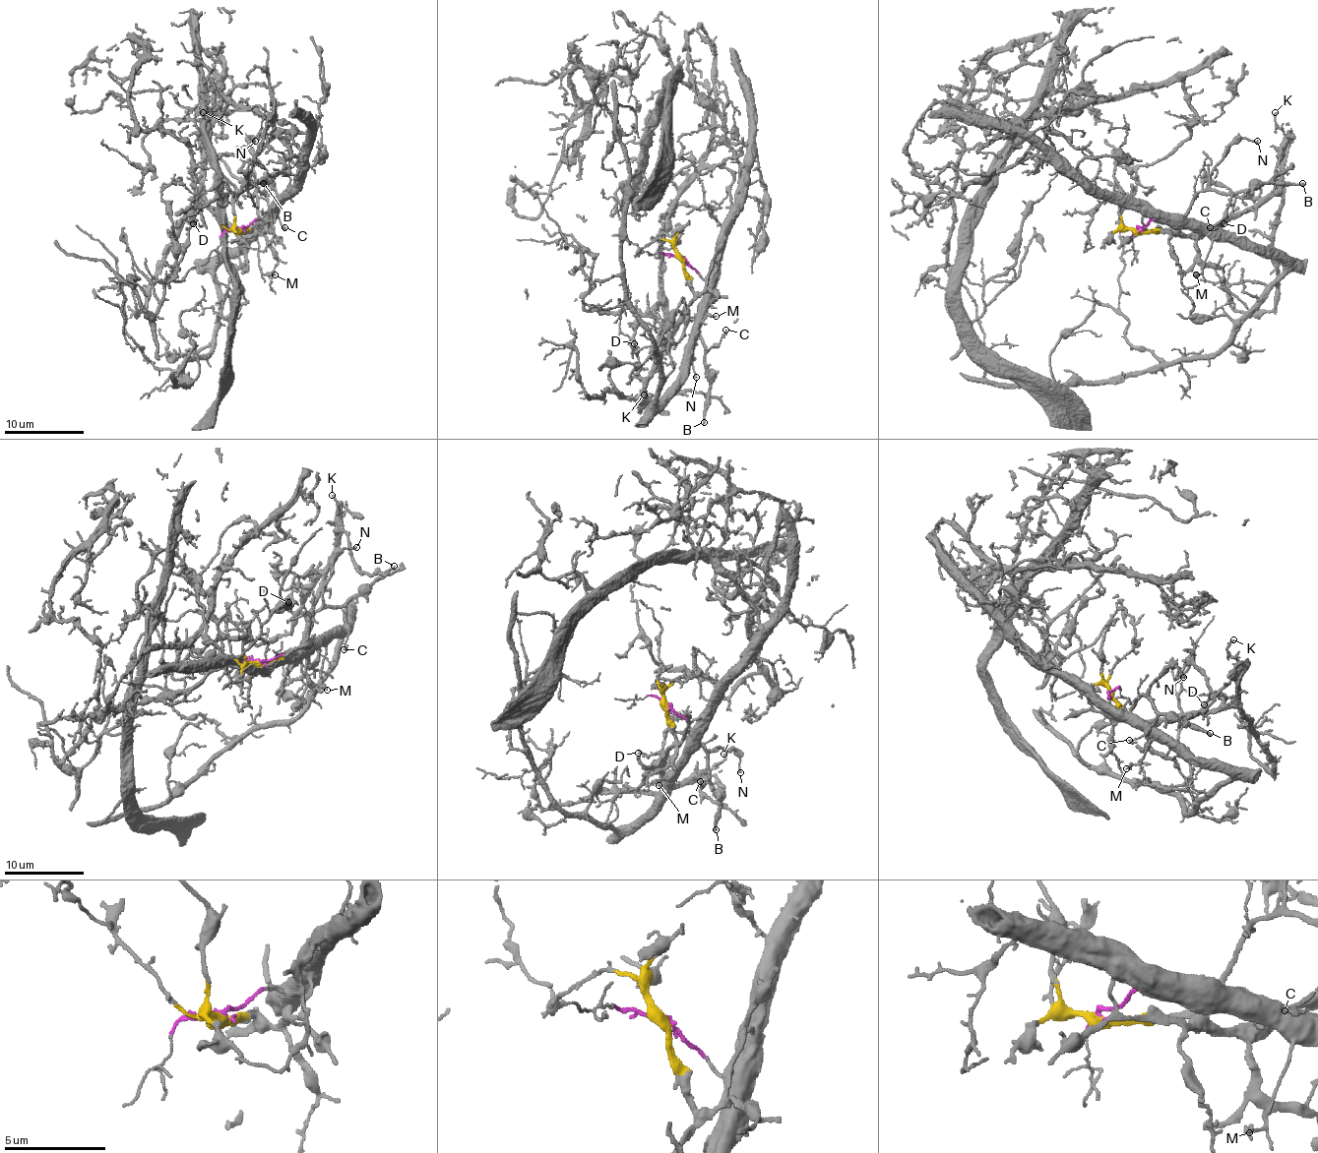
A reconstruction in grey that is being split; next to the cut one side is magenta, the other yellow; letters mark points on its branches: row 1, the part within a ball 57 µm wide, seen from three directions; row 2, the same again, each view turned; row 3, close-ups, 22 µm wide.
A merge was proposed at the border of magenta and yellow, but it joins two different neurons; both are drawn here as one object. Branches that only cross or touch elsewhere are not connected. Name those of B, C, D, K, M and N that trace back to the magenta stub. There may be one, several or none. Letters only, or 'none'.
B, C, M, N

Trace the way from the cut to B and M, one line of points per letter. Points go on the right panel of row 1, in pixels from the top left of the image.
B: (1137, 230), (1151, 220), (1176, 222), (1184, 215), (1196, 194), (1206, 190), (1247, 192), (1266, 182), (1303, 182)
M: (1137, 230), (1151, 220), (1200, 228), (1212, 240), (1212, 248), (1196, 275)

